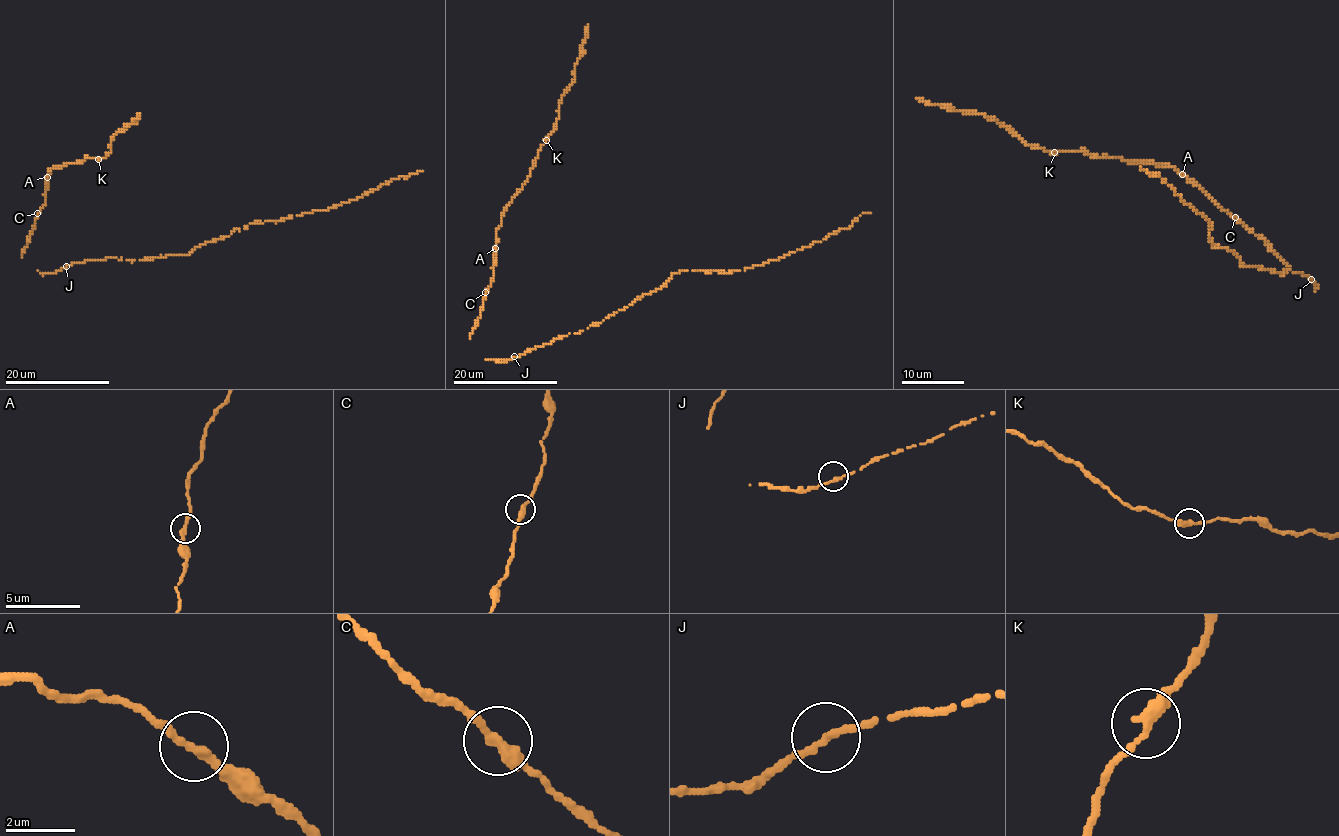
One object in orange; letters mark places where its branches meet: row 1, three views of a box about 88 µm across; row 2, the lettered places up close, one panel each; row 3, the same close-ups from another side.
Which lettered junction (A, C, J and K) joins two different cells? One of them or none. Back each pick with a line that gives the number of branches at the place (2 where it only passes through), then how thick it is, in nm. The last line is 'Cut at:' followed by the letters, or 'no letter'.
Cut at: no letter

